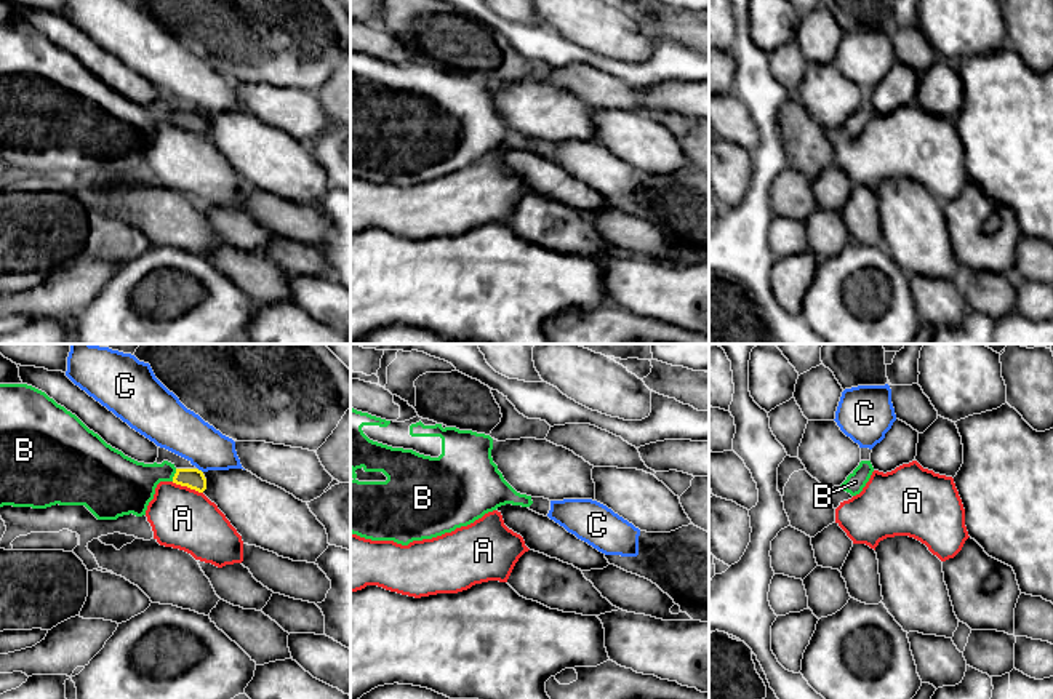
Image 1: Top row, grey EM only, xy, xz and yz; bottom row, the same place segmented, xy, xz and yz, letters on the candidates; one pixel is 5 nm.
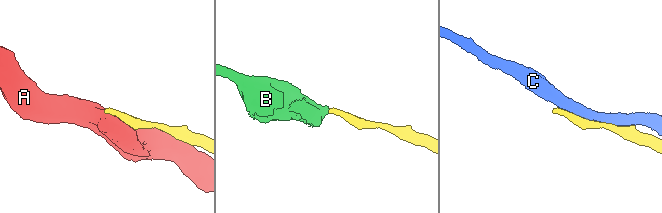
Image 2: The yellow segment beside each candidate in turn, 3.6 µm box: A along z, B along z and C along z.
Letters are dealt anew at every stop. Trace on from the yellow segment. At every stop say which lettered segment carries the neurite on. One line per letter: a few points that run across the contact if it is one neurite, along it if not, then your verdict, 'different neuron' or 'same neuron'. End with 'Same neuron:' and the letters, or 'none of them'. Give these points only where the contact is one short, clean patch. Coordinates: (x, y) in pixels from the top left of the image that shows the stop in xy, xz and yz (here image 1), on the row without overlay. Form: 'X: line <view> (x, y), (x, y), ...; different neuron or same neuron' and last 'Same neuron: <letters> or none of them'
A: different neuron
B: line xy (194, 120), (175, 117), (148, 117), (127, 128); same neuron
C: different neuron
Same neuron: B

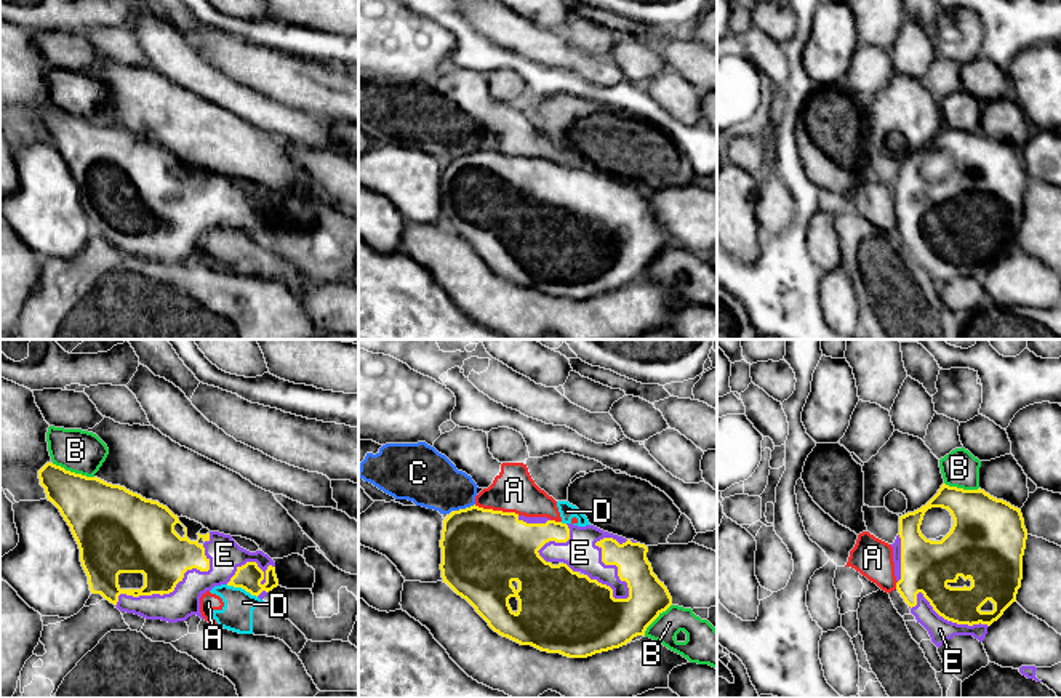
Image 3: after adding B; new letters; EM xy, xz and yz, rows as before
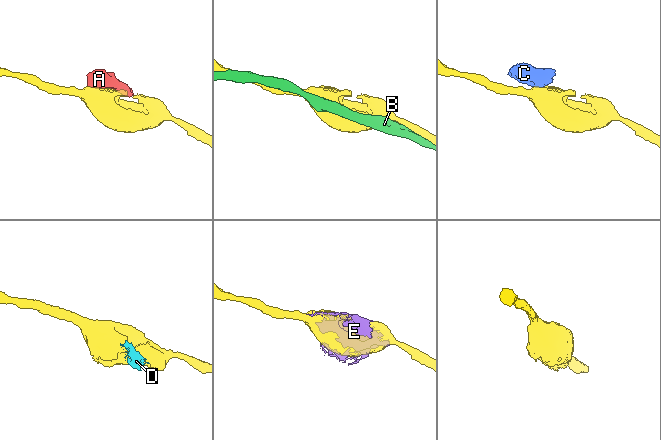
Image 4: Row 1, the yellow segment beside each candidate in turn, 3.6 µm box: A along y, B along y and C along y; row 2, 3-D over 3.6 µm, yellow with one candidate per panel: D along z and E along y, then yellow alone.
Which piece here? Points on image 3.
A: different neuron
B: different neuron
C: line xz (474, 144), (453, 152); different neuron
D: different neuron
E: same neuron
Same neuron: E

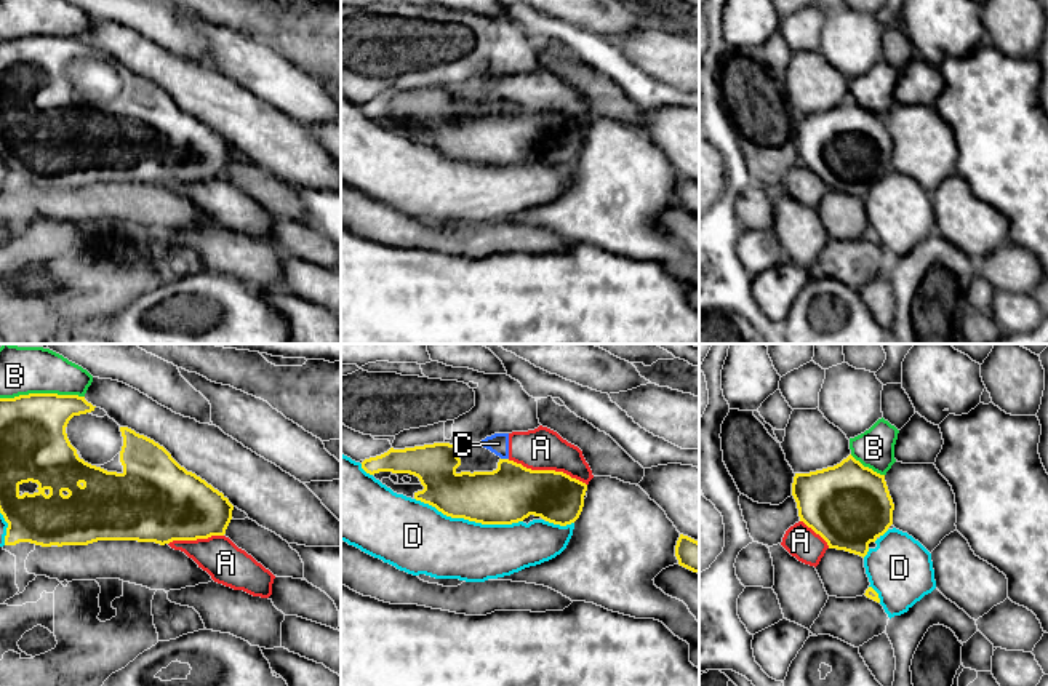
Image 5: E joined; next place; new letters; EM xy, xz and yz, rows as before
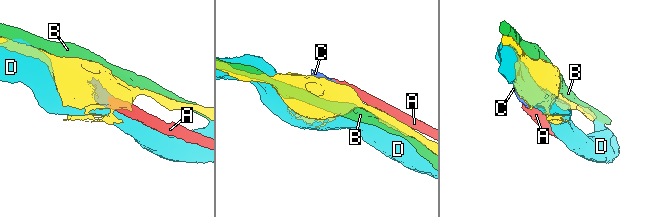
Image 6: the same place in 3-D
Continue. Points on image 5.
A: line xz (508, 101), (532, 111), (562, 112), (586, 127); different neuron
B: different neuron
C: different neuron
D: different neuron
Same neuron: none of them

